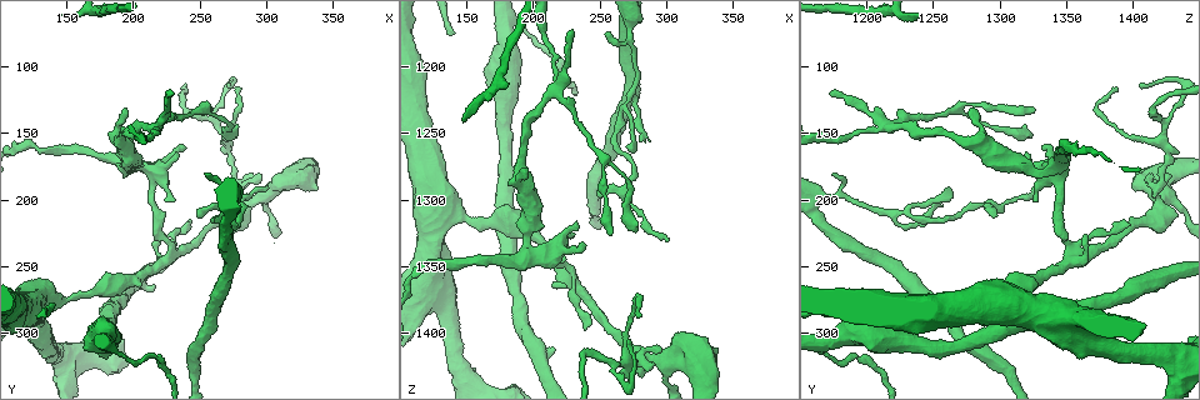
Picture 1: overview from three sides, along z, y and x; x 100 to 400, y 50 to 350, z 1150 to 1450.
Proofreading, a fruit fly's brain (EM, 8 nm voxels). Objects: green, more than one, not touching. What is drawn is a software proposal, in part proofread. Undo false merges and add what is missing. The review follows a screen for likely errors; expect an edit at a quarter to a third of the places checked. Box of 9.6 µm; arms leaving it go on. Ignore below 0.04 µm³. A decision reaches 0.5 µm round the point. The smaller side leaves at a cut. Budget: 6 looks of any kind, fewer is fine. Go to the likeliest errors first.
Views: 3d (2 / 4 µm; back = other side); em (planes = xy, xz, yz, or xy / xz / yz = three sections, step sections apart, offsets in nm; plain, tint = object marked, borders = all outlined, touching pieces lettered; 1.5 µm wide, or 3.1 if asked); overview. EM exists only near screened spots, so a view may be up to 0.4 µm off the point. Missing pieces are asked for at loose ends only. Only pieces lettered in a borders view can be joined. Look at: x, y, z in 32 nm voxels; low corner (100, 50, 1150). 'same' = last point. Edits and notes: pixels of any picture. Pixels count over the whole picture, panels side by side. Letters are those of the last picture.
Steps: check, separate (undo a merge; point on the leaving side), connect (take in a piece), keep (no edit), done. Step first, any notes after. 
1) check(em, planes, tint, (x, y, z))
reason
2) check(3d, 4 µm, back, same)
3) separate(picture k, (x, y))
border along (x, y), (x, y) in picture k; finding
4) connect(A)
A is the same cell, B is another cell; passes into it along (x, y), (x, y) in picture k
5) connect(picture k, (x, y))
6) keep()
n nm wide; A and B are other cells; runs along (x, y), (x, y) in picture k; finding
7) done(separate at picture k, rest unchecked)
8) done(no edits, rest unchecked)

check(em, xz, step 8, borders, (254, 178, 1176))

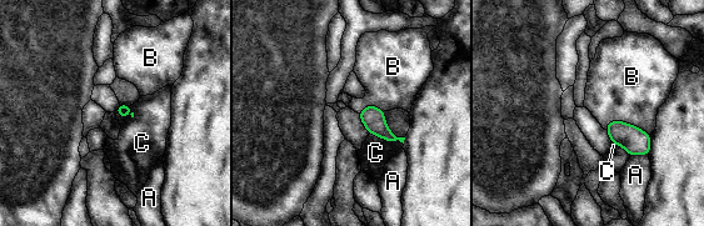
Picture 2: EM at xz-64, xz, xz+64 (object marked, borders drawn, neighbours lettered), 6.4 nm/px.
keep()
80 nm wide; A, B and C are other cells; border along (383, 111), (387, 127), (403, 144) in picture 2; none of them fits

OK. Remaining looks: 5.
check(3d, 2 µm, (238, 216, 1396))
tapers out

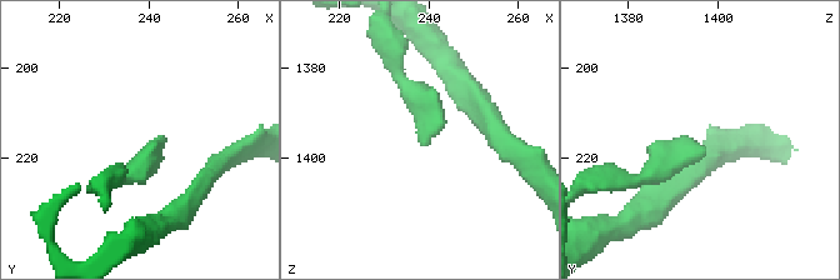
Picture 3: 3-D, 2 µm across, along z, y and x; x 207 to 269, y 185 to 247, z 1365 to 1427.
check(em, xy, step 4, plain, (239, 218, 1397))

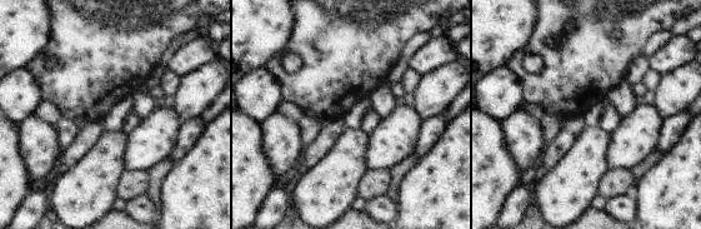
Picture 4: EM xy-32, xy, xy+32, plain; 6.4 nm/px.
check(em, xy, step 4, borders, same)
see the neighbours

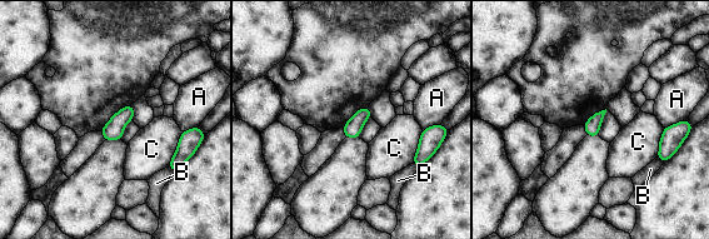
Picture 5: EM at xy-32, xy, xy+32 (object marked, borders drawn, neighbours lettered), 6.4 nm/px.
keep()
C touches over 260 nm; A, B and C are other cells; border along (183, 132), (176, 150), (166, 167) in picture 5; none of them fits

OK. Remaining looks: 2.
check(em, planes, borders, (238, 158, 1332))
thin end

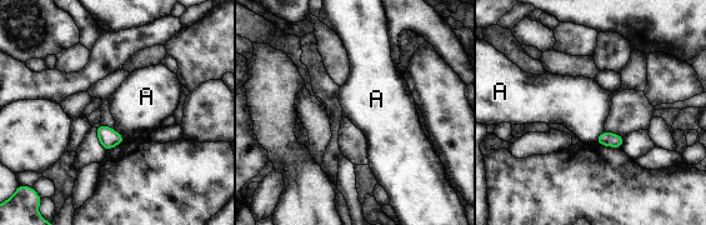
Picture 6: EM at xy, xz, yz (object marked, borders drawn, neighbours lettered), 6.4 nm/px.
keep()
A is another cell; border along (605, 131), (595, 141) in picture 6; none of them fits

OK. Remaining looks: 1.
done(no edits, rest unchecked)

